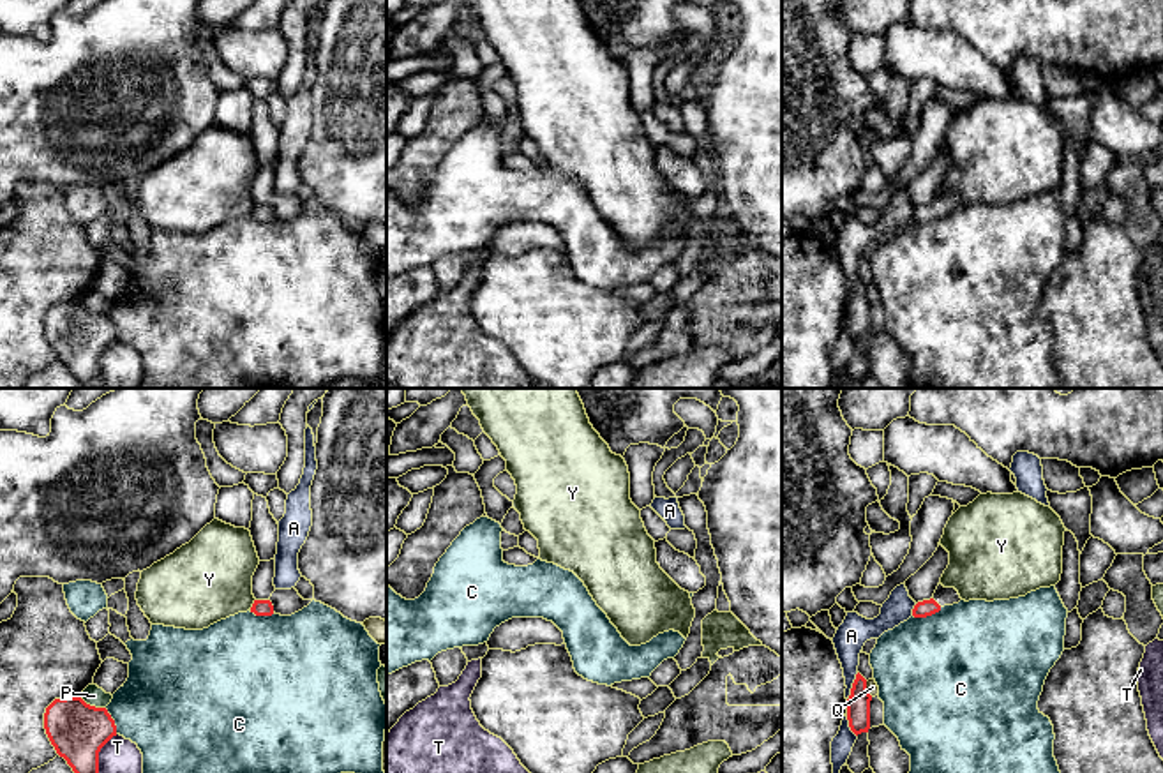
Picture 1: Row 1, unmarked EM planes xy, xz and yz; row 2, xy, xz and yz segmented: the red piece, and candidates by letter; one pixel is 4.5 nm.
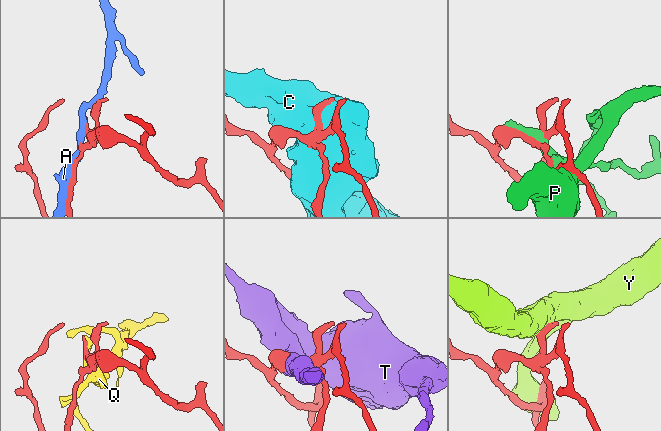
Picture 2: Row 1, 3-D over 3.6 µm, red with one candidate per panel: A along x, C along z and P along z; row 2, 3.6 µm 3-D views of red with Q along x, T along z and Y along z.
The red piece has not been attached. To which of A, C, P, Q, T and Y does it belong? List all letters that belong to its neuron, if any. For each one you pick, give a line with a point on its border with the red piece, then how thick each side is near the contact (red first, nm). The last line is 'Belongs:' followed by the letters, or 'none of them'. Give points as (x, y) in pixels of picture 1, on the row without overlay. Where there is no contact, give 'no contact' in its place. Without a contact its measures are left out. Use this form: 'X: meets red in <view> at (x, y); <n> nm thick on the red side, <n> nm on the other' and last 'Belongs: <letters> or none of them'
Belongs: none of them

